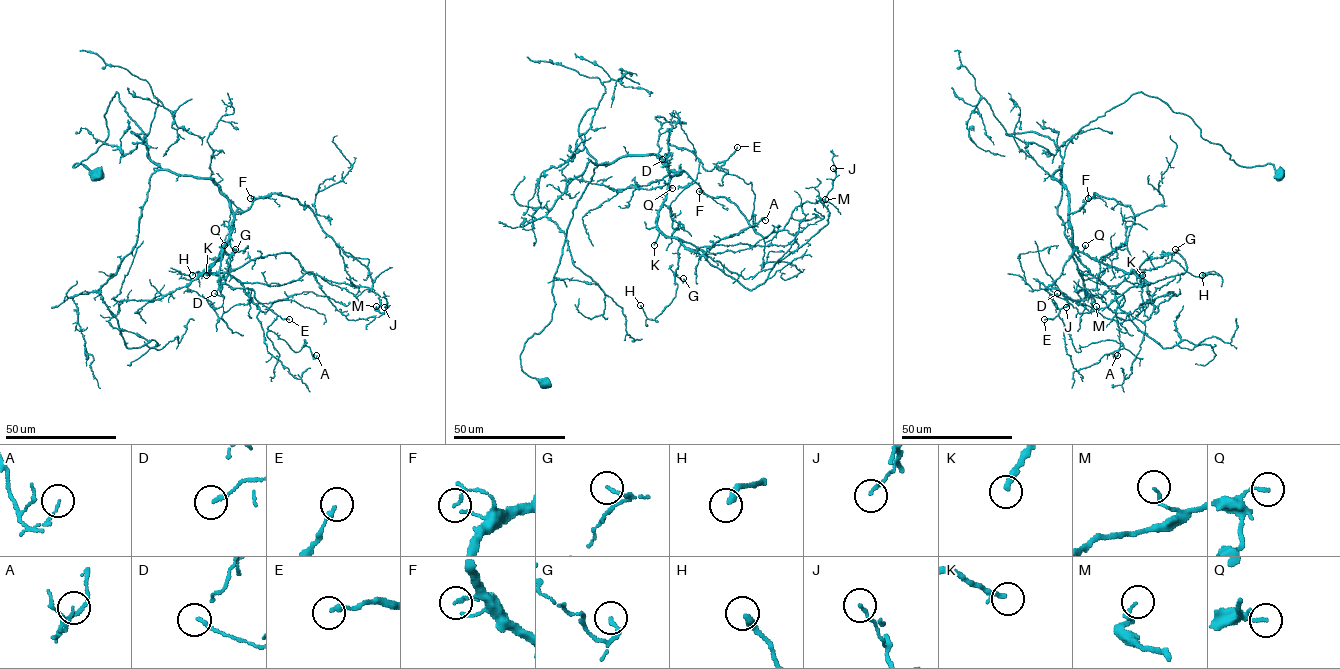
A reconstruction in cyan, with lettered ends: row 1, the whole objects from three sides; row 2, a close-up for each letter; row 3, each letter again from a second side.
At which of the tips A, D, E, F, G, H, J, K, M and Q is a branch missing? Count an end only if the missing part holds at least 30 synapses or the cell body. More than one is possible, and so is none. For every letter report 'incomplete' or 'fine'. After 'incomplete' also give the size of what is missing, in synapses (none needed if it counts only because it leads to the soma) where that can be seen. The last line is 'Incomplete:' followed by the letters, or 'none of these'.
A: fine
D: fine
E: fine
F: fine
G: fine
H: fine
J: fine
K: incomplete; 35 synapses
M: fine
Q: fine
Incomplete: K

